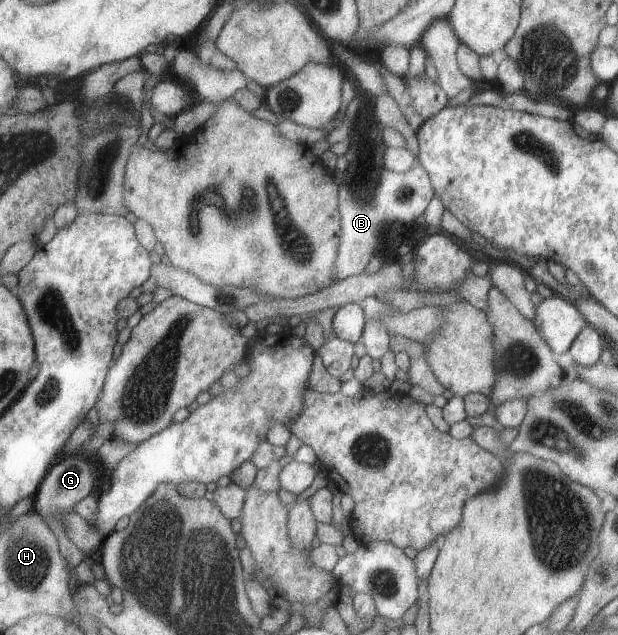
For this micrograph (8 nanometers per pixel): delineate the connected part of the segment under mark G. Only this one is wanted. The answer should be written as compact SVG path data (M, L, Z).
M75 454L70 456L63 455L47 473L44 481L40 484L39 490L35 495L35 511L42 516L42 519L48 523L52 533L58 538L59 550L65 556L71 567L71 580L69 583L73 596L78 593L83 586L78 583L76 568L81 561L86 558L85 555L68 538L65 530L65 515L75 511L75 505L82 501L86 496L94 493L94 482L96 482L96 468L92 466L92 461Z

